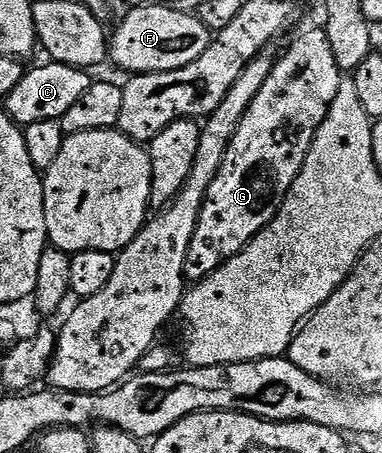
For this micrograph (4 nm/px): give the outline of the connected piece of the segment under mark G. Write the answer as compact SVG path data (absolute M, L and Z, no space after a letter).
M323 29L305 32L292 45L291 51L274 62L265 85L245 113L221 169L207 191L207 200L203 203L199 224L187 254L187 278L192 284L202 282L223 264L240 255L277 217L293 181L297 181L309 157L315 134L321 129L337 97L340 78L341 72L333 57L333 45Z

